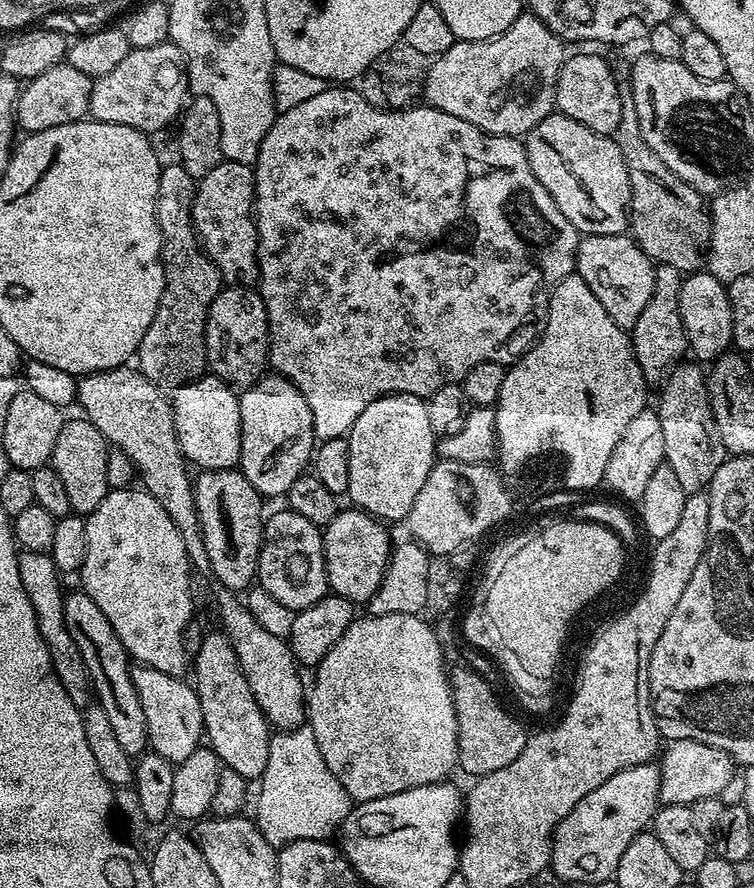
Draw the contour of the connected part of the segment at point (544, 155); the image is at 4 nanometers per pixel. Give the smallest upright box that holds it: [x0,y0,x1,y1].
[522,110,630,236]

